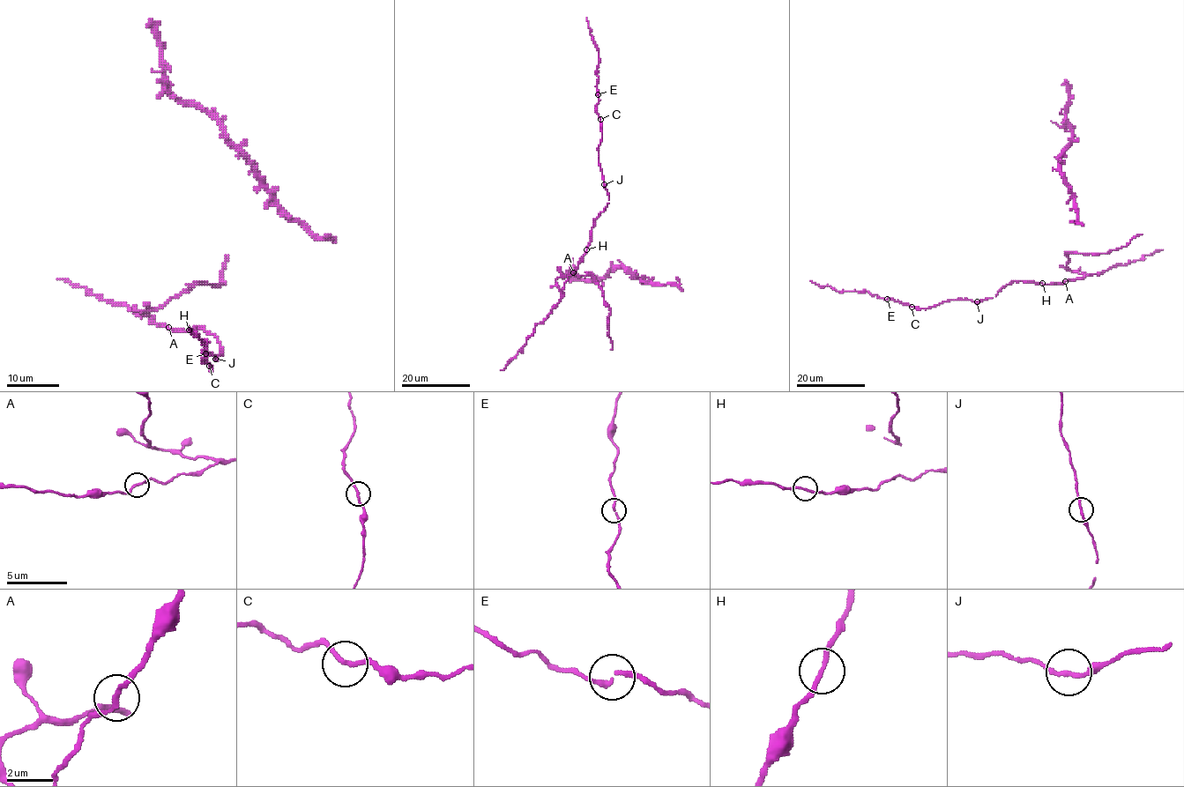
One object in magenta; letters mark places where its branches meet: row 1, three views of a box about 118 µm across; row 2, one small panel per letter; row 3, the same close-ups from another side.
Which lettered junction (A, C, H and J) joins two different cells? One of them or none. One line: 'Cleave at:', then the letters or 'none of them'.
Cleave at: none of them

